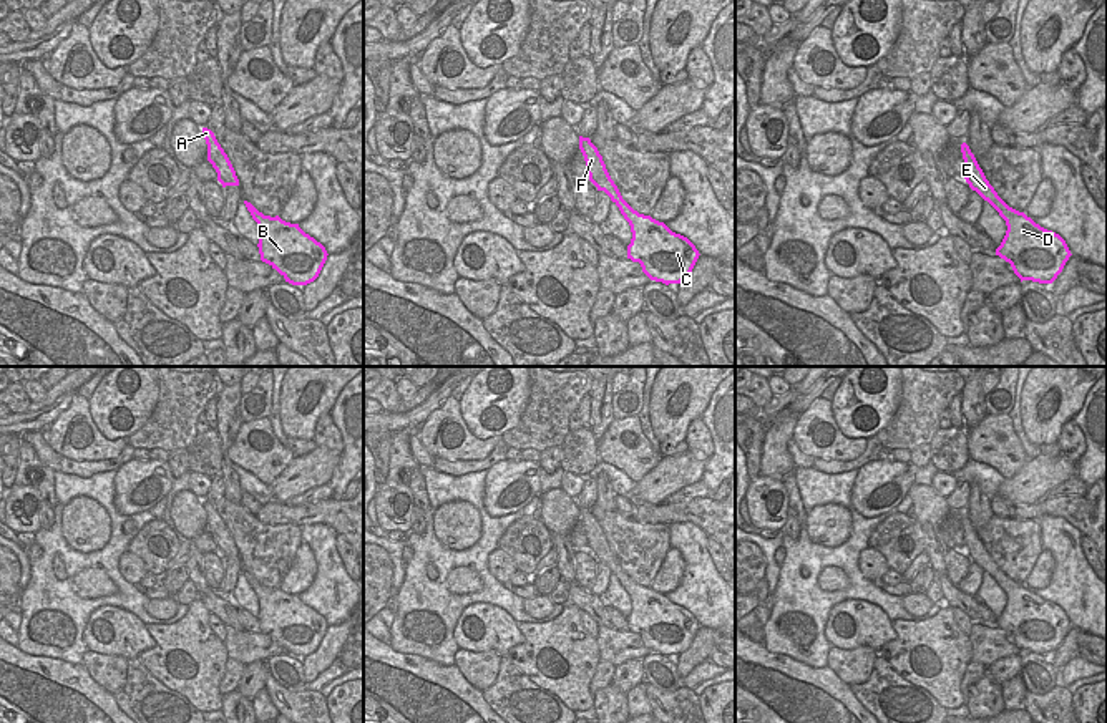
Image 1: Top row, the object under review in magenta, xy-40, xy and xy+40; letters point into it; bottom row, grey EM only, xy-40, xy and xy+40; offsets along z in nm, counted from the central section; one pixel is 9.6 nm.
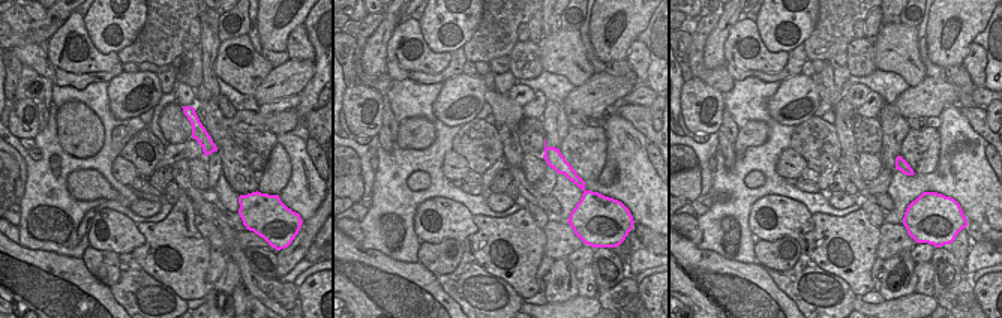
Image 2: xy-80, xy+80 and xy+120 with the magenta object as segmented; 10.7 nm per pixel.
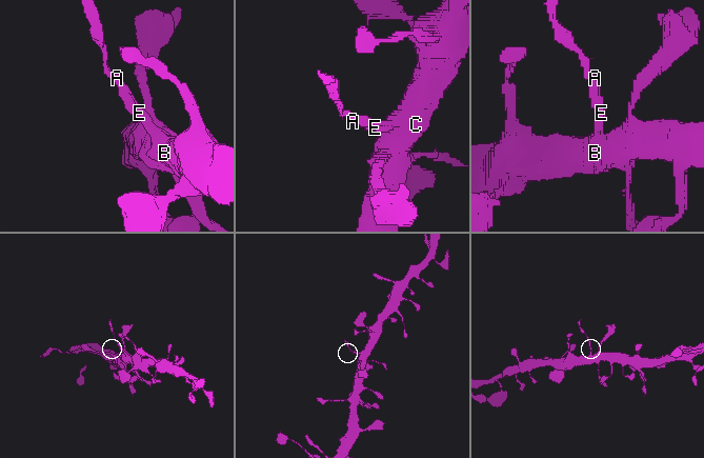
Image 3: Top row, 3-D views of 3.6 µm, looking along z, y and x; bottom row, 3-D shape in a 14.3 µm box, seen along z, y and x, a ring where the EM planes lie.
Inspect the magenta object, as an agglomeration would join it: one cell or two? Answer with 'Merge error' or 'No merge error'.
Merge error

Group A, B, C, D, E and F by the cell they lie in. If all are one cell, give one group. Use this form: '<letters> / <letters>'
A E F / B C D

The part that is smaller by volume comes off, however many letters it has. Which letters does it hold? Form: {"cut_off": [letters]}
{"cut_off": ["A", "E", "F"]}

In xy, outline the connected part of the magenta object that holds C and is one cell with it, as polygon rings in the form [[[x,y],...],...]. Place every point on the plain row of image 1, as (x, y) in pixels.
[[[617,572],[616,577],[632,604],[627,630],[639,633],[651,652],[666,657],[684,653],[700,627],[695,617],[664,594],[639,585],[626,572]]]

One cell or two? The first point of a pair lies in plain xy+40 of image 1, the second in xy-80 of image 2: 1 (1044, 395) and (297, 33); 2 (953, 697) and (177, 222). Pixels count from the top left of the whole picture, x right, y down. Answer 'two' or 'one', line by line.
1: two
2: one

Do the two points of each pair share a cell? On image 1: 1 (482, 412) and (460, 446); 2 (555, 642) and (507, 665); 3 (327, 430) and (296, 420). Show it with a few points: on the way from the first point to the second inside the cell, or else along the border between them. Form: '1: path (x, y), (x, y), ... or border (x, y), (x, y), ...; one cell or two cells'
1: border (458, 402), (462, 420), (475, 436), (498, 438); two cells
2: border (508, 654), (541, 687); two cells
3: border (329, 412), (319, 417), (312, 438); two cells

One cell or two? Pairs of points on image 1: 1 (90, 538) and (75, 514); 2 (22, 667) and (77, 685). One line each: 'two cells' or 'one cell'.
1: one cell
2: one cell

